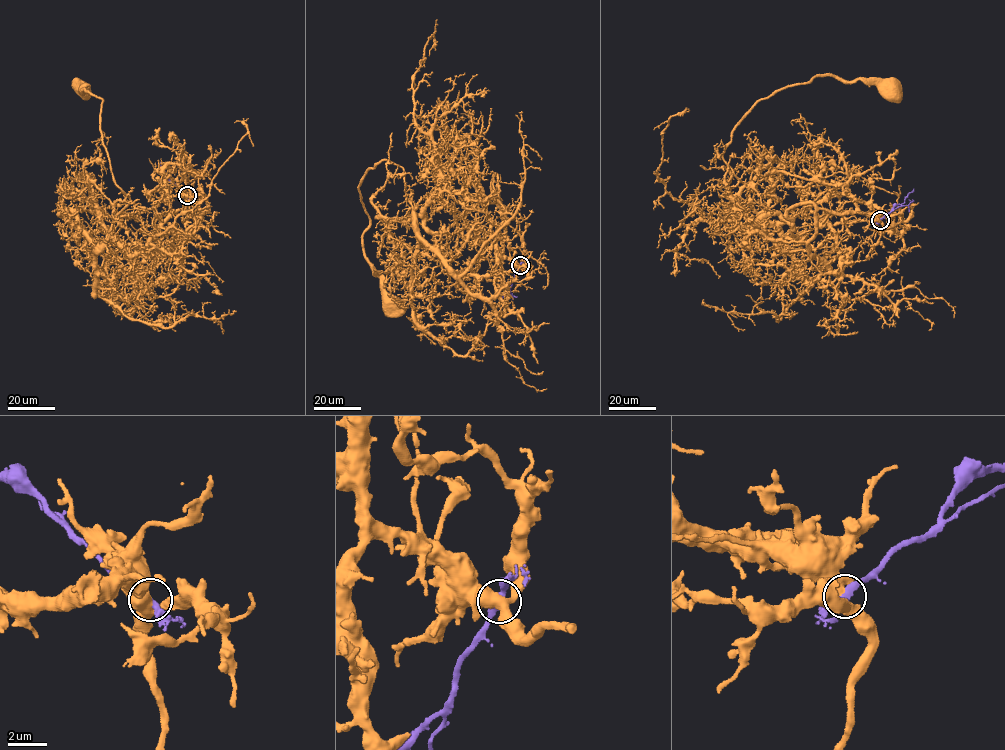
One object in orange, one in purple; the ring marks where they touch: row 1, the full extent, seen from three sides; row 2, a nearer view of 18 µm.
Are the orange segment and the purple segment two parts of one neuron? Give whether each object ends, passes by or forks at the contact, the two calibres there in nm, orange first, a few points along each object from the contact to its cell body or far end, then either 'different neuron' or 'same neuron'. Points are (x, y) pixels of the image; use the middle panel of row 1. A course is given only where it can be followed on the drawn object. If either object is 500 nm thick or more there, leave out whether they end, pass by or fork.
orange forks | purple passes by | 480/320 nm | orange via (520, 265), (503, 255), (497, 176), (485, 209), (436, 233), (384, 160), (358, 188), (363, 252), (393, 304) | purple via (520, 265), (501, 301) | different neuron

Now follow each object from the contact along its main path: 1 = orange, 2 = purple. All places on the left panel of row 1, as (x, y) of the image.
1: (187, 195), (200, 192), (208, 210), (169, 241), (107, 239), (129, 197), (101, 139), (102, 100), (82, 89)
2: (187, 195), (165, 178), (161, 162)

